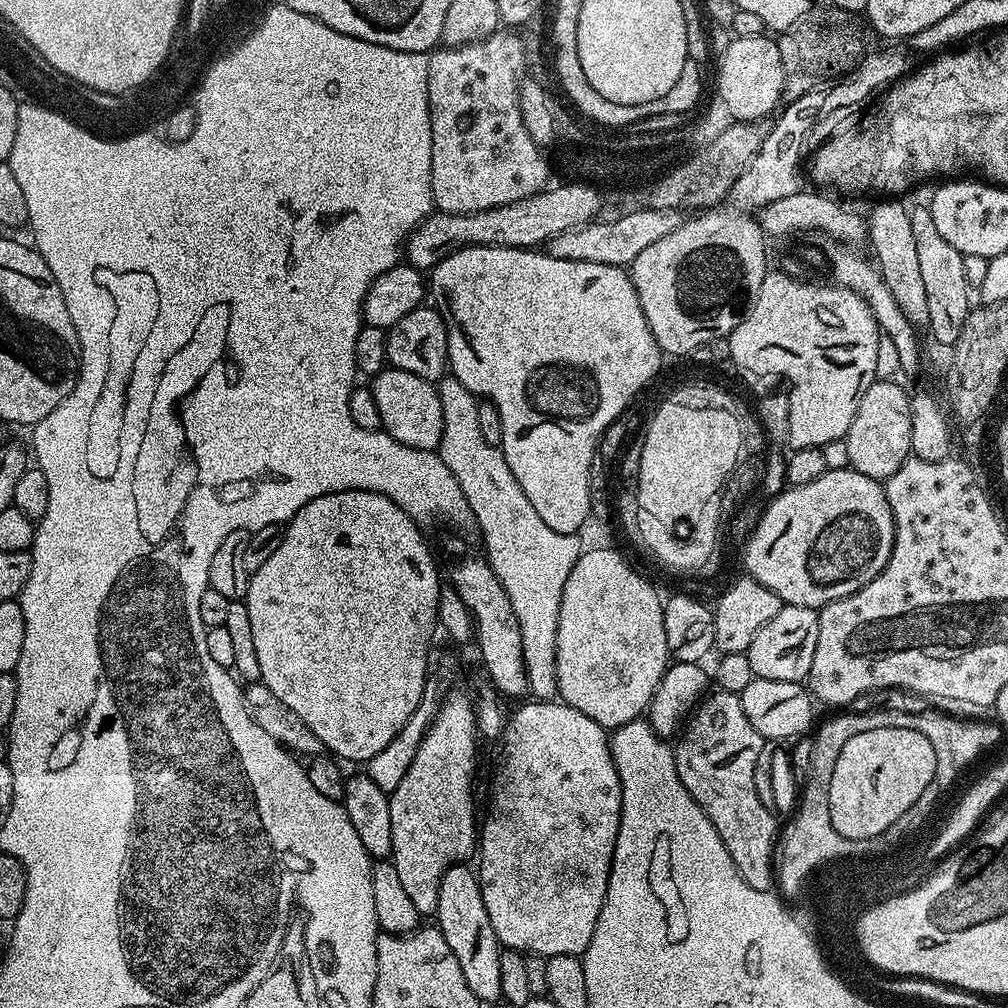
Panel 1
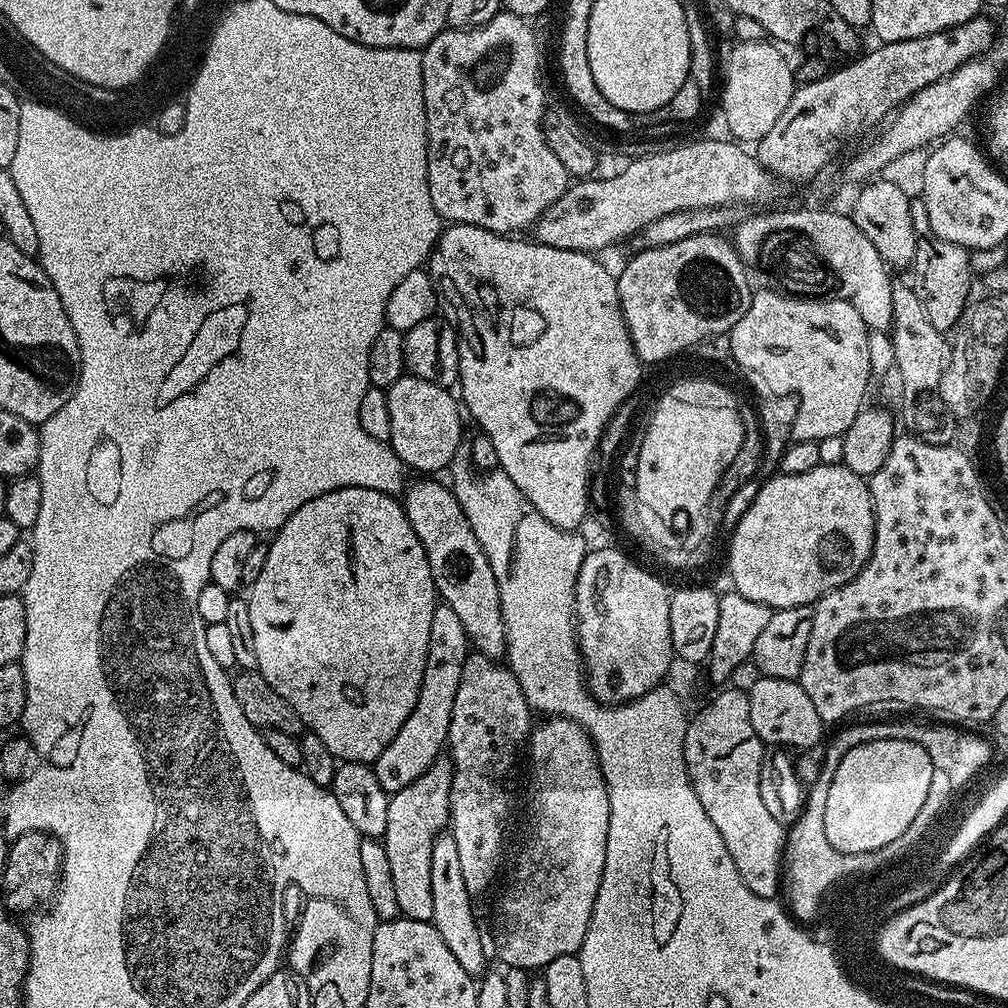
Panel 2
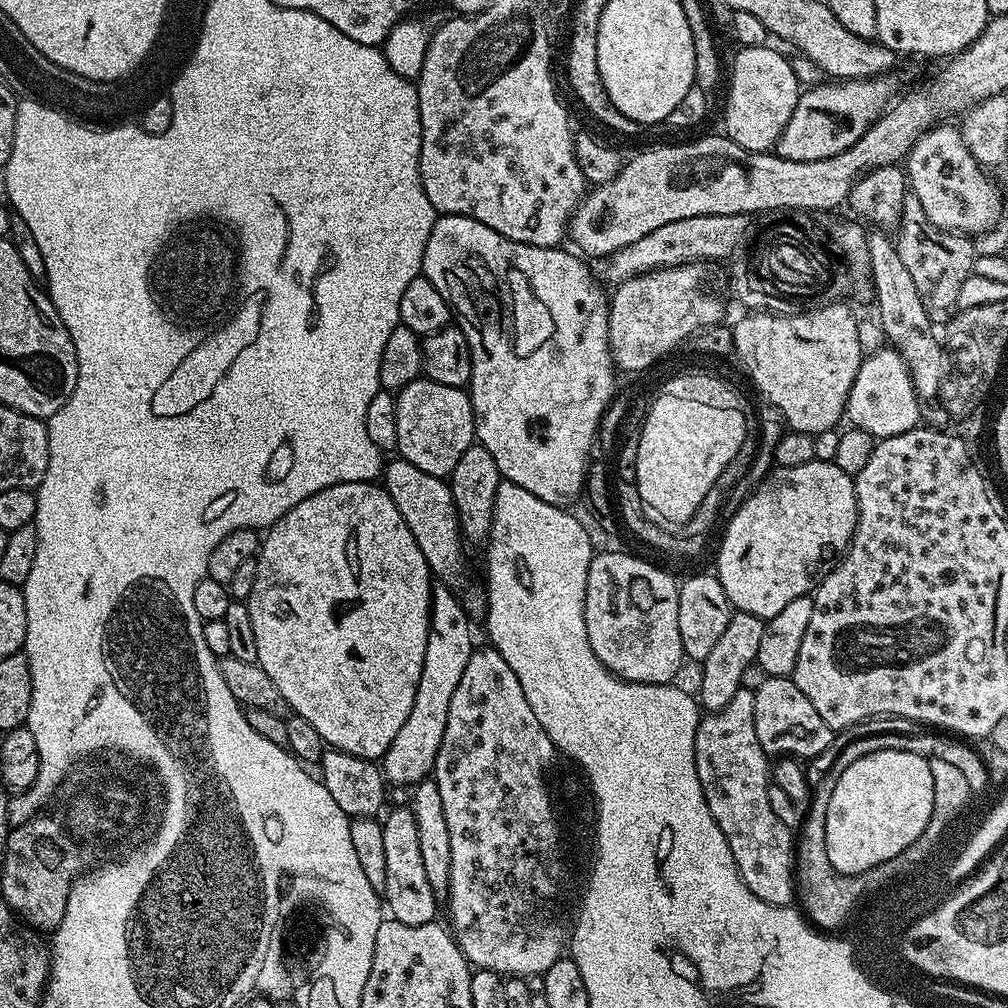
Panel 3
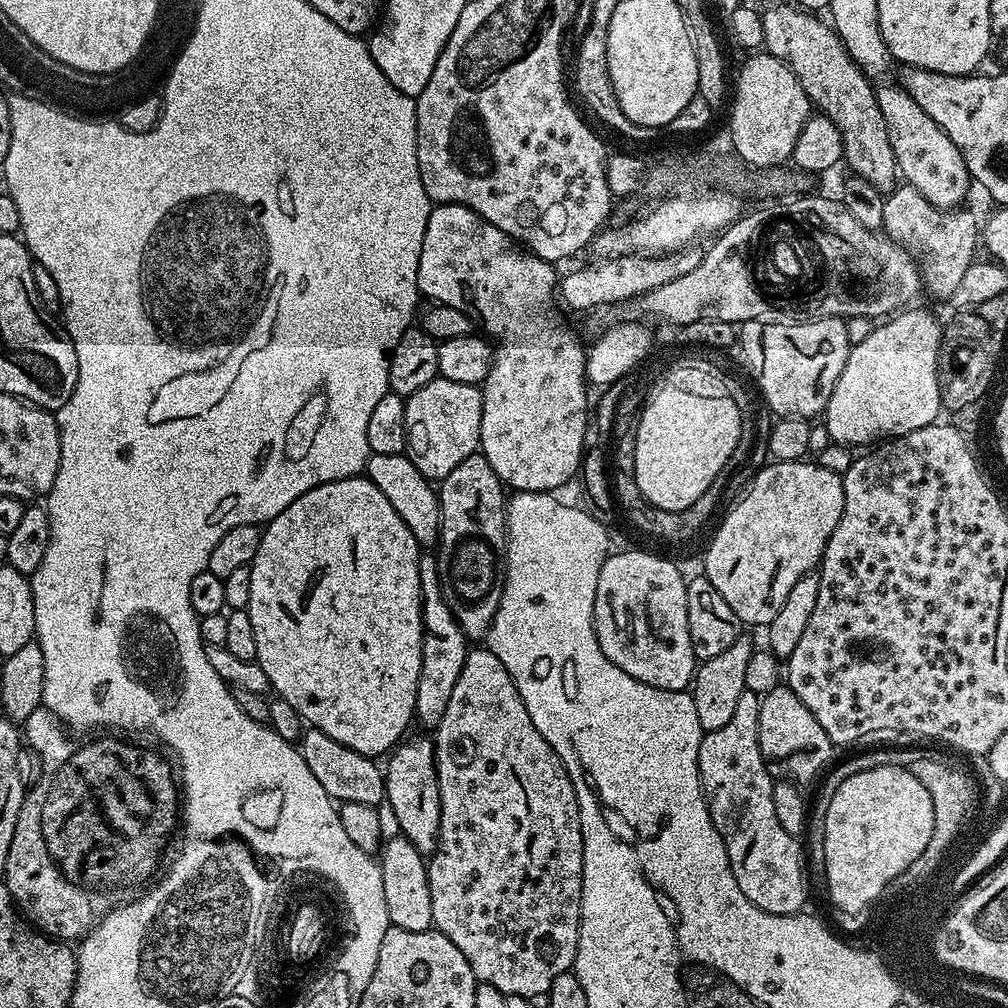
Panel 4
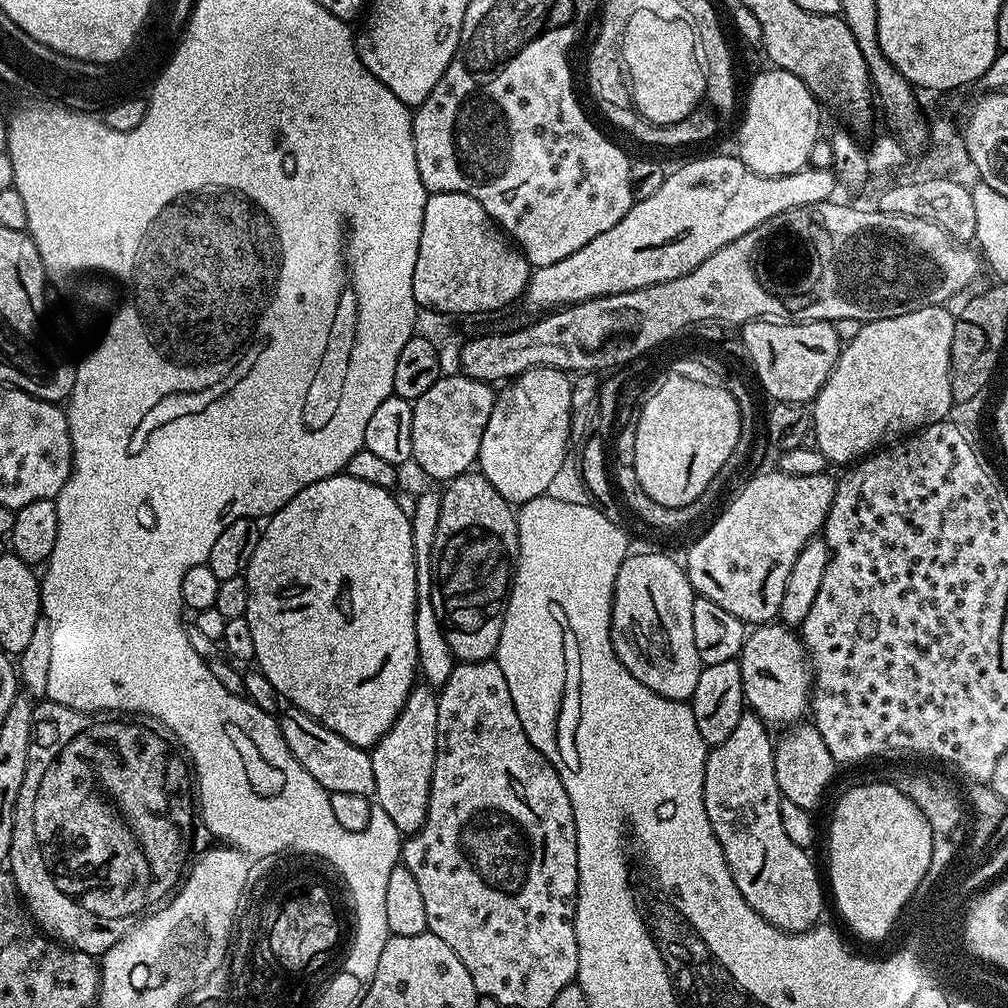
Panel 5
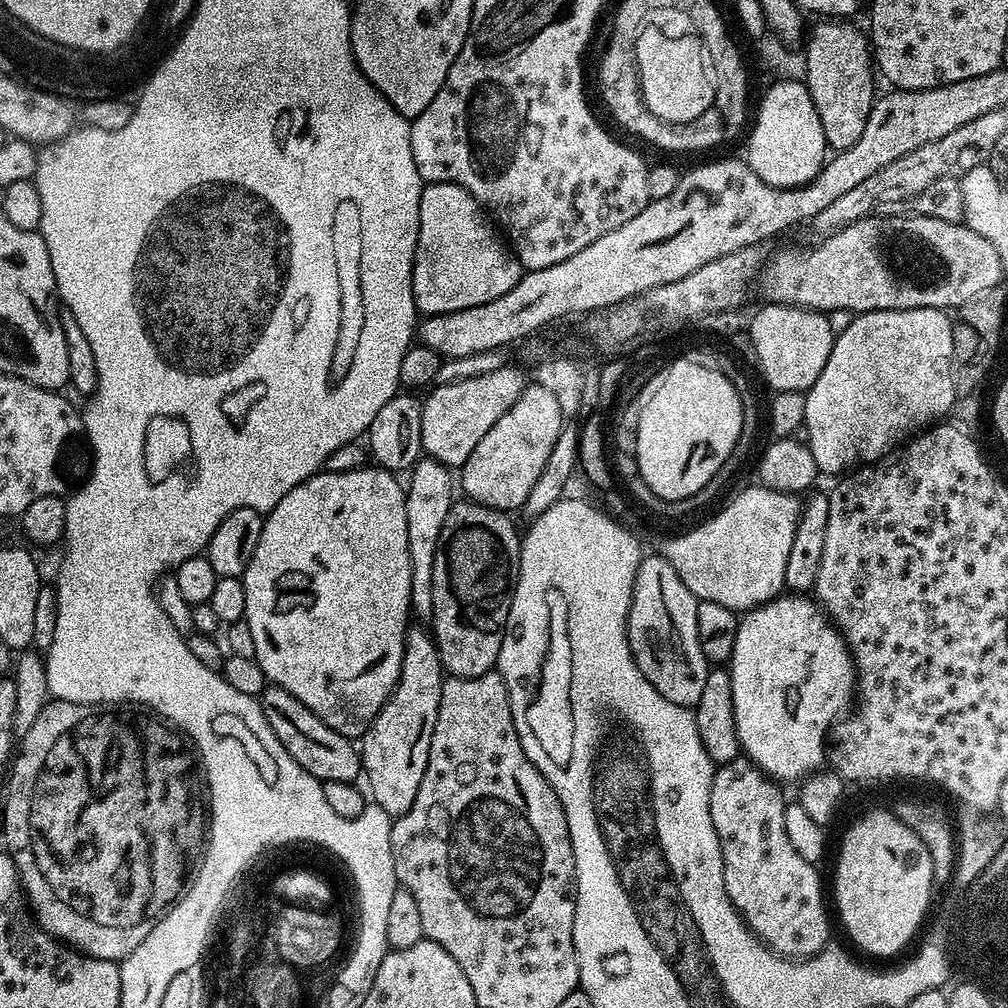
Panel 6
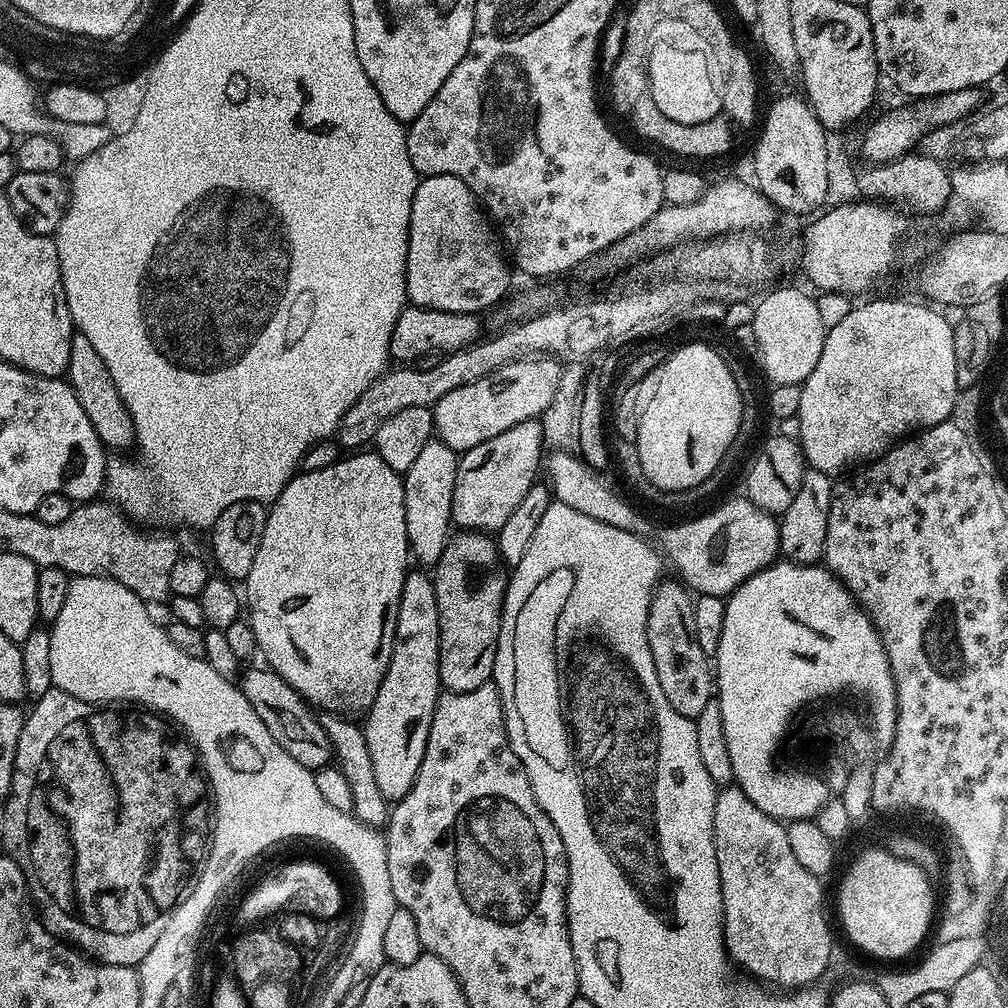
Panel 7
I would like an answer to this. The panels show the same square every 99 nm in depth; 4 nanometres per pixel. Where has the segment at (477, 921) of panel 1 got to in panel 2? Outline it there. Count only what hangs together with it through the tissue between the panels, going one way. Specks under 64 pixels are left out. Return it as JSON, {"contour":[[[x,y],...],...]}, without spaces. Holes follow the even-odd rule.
{"contour":[[[450,834],[436,837],[430,858],[430,894],[434,894],[434,914],[431,923],[442,934],[442,942],[450,946],[450,954],[458,958],[462,970],[474,978],[485,971],[484,940],[480,937],[480,928],[476,925],[476,916],[472,913],[473,893],[466,890],[466,881],[462,878],[462,865],[458,862],[458,846]]]}

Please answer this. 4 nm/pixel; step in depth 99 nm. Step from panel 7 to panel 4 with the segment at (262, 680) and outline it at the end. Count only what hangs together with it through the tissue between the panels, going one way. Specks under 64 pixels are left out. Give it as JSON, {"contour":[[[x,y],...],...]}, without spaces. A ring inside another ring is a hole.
{"contour":[[[309,727],[301,735],[298,747],[302,758],[306,758],[306,766],[310,766],[310,774],[318,778],[322,790],[331,796],[333,801],[345,804],[346,802],[366,802],[377,806],[385,803],[384,773],[381,765],[373,757],[363,756],[346,746],[342,742],[334,742],[326,734],[322,734],[316,728]]]}

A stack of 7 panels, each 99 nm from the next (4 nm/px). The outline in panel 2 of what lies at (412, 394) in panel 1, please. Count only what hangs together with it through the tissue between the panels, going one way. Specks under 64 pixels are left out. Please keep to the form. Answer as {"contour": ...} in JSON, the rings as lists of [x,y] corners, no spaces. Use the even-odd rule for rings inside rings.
{"contour":[[[411,374],[398,378],[386,391],[390,406],[390,443],[398,458],[409,469],[417,468],[420,474],[440,474],[436,472],[443,468],[445,471],[462,448],[460,439],[464,436],[465,417],[461,401],[449,389]]]}

